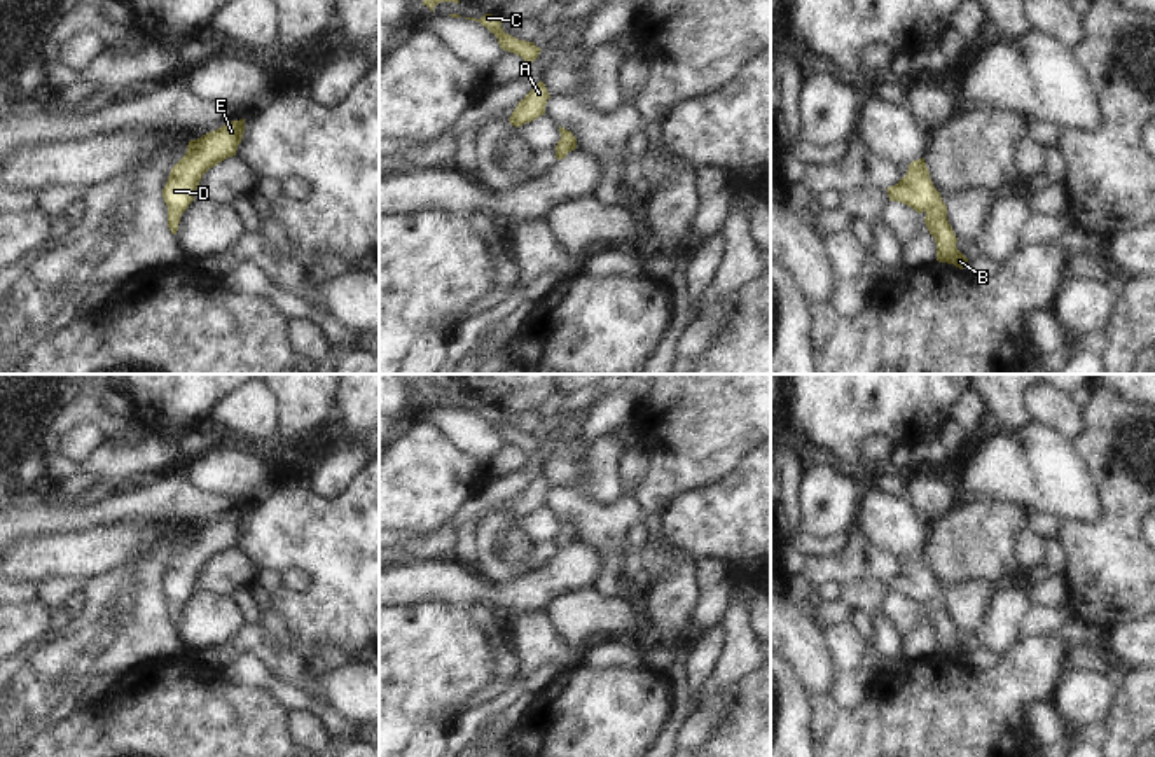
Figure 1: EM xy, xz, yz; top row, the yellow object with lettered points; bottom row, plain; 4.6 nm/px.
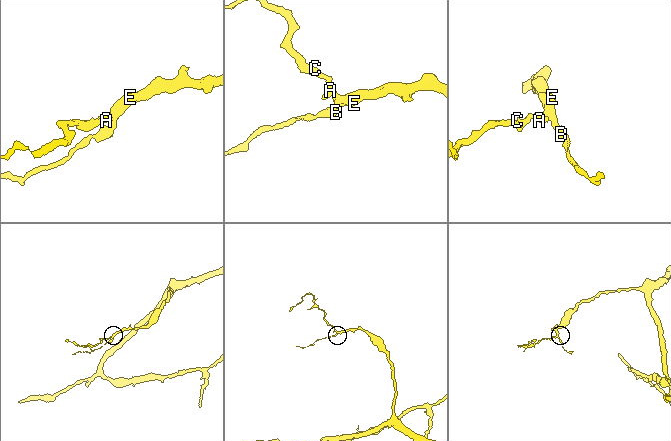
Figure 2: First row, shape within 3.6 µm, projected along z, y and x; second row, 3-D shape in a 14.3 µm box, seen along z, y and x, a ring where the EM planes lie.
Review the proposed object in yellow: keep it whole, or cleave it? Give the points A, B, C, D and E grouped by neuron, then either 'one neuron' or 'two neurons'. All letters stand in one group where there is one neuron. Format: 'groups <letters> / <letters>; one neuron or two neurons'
groups A B C D E; one neuron

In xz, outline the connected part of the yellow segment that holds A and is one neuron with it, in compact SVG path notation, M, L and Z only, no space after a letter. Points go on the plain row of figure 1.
M540 472L535 479L517 495L510 507L510 516L519 519L545 505L547 491L550 490L545 476Z

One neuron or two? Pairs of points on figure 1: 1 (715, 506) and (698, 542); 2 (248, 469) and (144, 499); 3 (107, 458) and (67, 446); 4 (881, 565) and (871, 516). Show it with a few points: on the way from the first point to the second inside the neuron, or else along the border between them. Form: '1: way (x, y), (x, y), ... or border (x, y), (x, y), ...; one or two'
1: way (715, 514), (701, 534); one
2: border (179, 467), (196, 486), (233, 500); two
3: border (103, 441), (81, 464); two
4: border (855, 530), (895, 558); two

